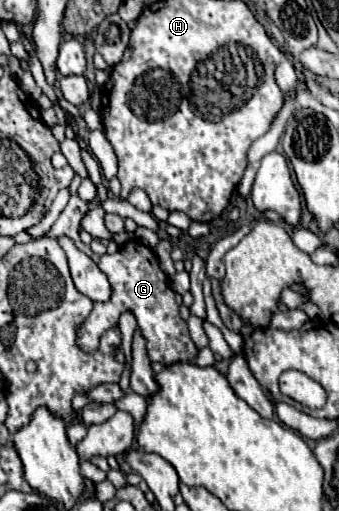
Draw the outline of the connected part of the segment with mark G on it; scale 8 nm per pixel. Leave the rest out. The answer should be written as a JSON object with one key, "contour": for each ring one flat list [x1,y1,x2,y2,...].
{"contour":[[133,239,133,241,127,241,125,245,121,245,117,253,113,253,113,255,105,253,103,257,99,257,97,265,107,275,113,293,107,303,95,303,91,315,81,325,77,343,83,351,89,351,87,345,97,343,101,333,117,327,119,315,129,311,135,315,139,331,147,341,147,355,149,355,151,363,159,361,165,365,171,365,175,361,191,361,197,355,197,347,193,345,193,341,189,337,187,323,179,317,179,305,175,301,175,291,171,289,167,275,161,271,159,259,153,253,153,249,149,249,141,241]]}

